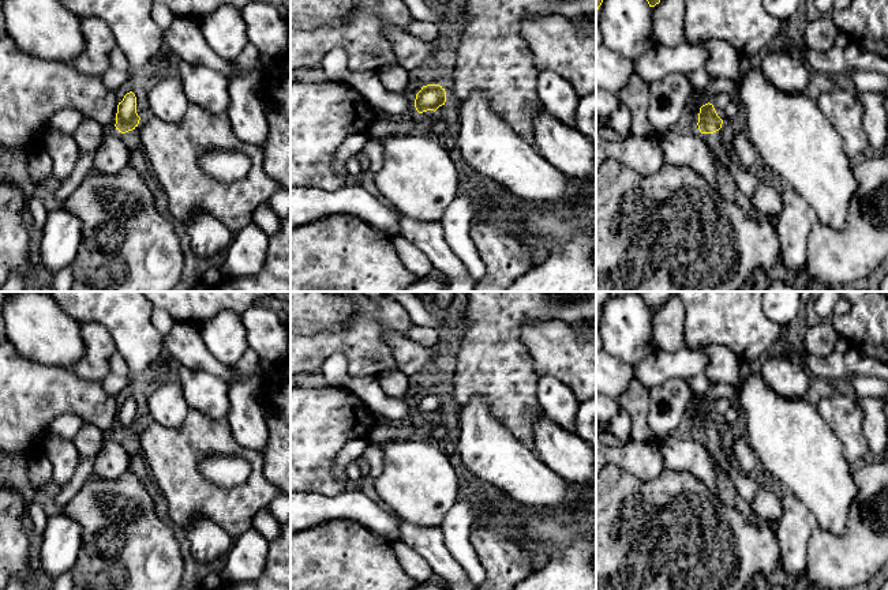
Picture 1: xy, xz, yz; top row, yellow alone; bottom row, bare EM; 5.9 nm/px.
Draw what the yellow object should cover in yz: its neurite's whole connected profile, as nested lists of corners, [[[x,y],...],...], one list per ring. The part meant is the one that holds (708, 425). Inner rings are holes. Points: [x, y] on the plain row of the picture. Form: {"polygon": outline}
{"polygon": [[[708,407],[700,413],[697,431],[705,444],[711,462],[727,473],[738,495],[750,504],[757,496],[760,484],[756,476],[745,474],[739,469],[730,466],[722,446],[722,429],[723,425],[717,421],[712,409]]]}

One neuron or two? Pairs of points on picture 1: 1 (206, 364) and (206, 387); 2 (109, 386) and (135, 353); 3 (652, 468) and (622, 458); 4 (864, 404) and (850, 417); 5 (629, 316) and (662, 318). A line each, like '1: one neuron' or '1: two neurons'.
1: two neurons
2: two neurons
3: one neuron
4: two neurons
5: two neurons

